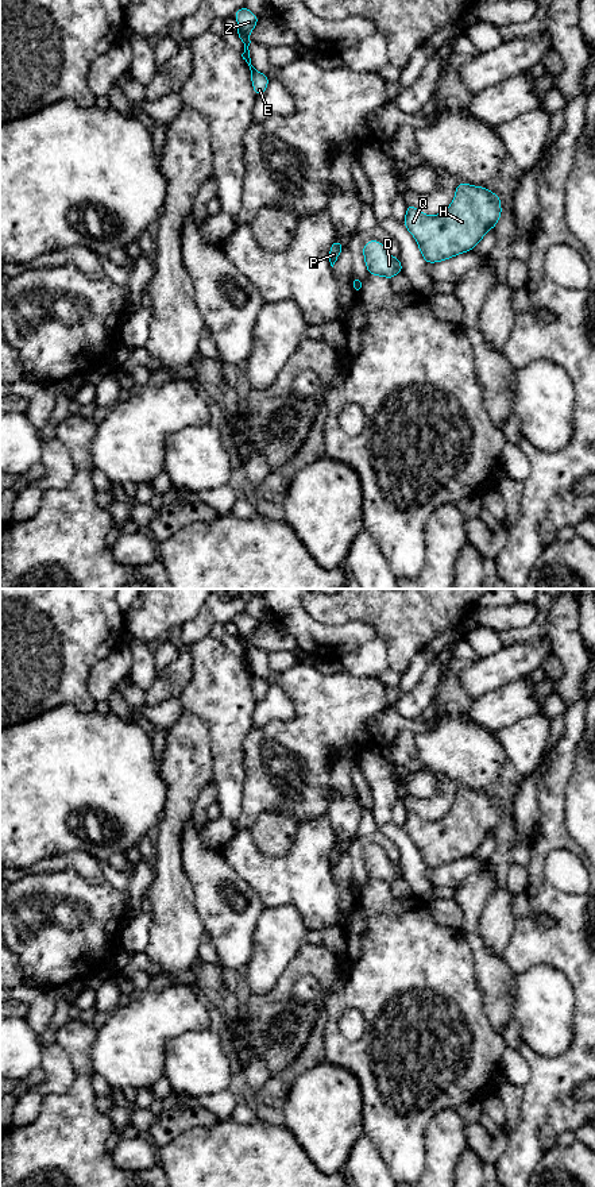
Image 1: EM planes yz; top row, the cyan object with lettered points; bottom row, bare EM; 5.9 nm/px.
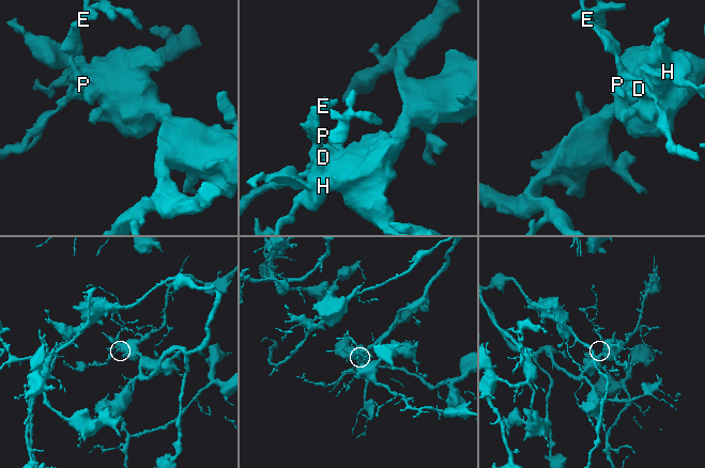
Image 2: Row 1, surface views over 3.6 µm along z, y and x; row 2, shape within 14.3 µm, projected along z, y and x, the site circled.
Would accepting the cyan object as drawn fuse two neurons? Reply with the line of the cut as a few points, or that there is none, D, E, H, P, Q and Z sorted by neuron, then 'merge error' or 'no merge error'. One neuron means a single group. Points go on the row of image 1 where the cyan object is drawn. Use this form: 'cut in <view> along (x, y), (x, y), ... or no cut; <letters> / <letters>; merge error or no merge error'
cut in yz along (356, 277), (354, 289); D H Q / E P Z; merge error

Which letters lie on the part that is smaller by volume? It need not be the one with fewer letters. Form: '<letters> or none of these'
E, P, Z

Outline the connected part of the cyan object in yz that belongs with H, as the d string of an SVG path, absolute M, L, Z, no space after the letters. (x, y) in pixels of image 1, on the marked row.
M459 182L452 204L443 213L426 216L407 204L403 226L416 238L424 261L434 263L471 251L488 230L495 228L501 215L499 193L491 194L490 188Z

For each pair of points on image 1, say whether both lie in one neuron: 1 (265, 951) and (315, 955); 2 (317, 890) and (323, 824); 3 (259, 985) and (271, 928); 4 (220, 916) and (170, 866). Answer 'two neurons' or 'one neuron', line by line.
1: two neurons
2: one neuron
3: one neuron
4: two neurons

